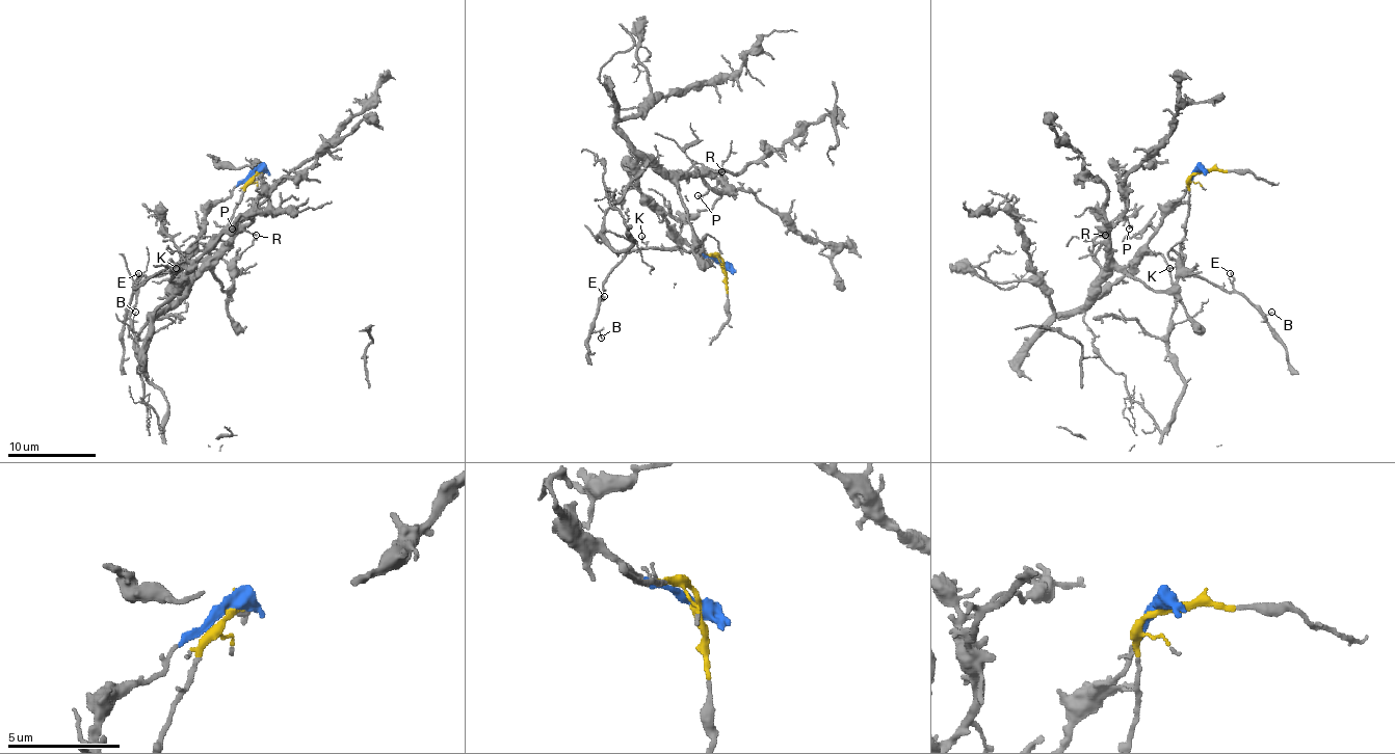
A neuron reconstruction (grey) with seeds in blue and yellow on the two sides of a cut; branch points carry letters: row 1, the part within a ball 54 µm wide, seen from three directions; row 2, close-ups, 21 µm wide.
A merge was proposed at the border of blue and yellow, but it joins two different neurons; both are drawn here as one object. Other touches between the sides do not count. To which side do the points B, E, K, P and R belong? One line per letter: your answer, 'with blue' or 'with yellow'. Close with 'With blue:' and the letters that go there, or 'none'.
B: with yellow
E: with yellow
K: with yellow
P: with blue
R: with blue
With blue: P, R

